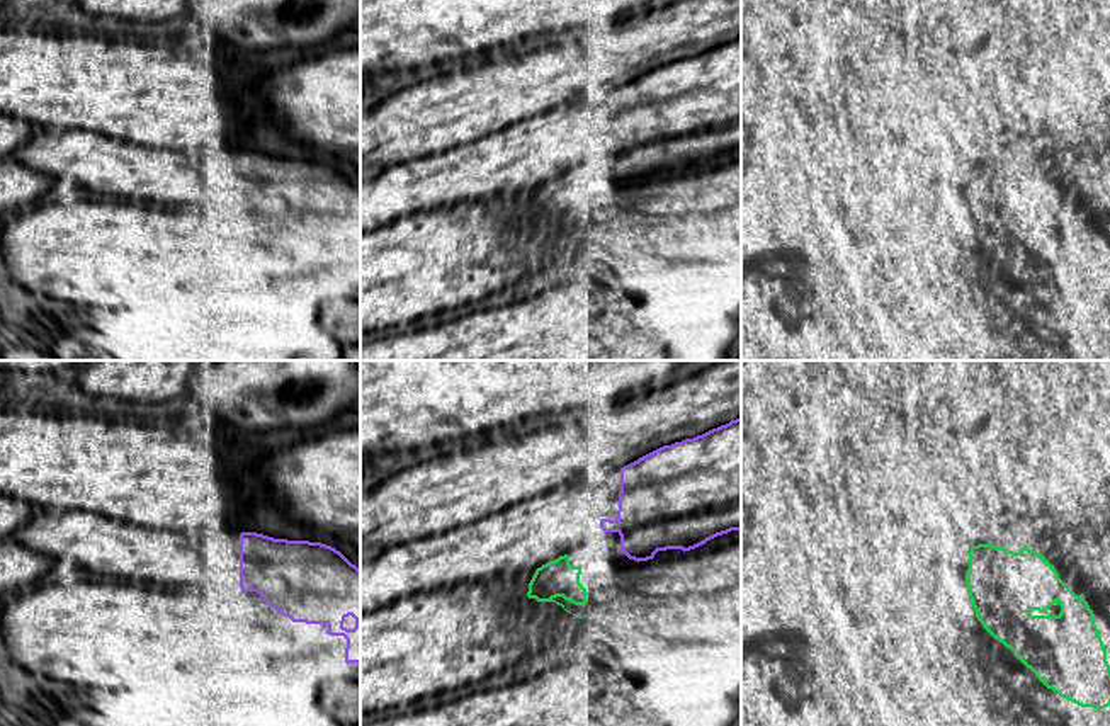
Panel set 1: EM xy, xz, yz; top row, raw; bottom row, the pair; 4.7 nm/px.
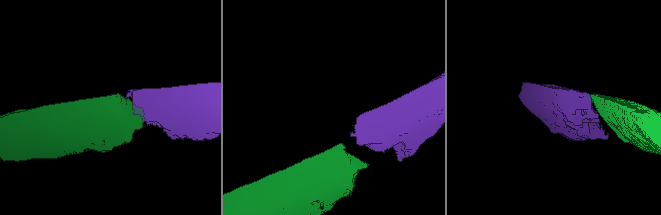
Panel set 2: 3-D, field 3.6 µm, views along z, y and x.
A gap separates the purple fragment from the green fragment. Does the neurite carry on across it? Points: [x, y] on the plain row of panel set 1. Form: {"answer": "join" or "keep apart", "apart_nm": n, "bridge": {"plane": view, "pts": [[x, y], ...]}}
{"answer": "join", "apart_nm": 200, "bridge": {"plane": "xz", "pts": [[604, 150], [580, 186]]}}

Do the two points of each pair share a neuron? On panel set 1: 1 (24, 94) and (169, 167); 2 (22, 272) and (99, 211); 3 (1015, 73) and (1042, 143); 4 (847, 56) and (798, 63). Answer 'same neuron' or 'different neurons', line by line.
1: different neurons
2: same neuron
3: same neuron
4: different neurons

